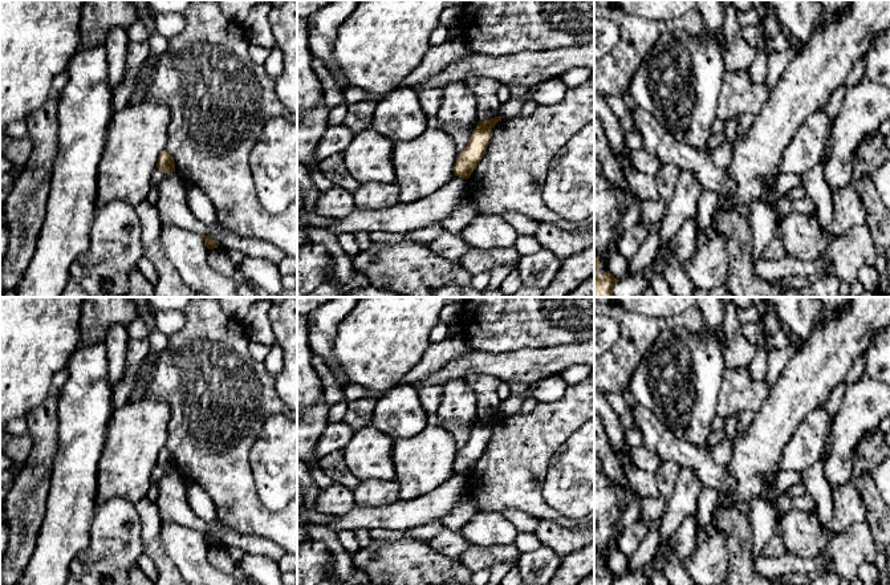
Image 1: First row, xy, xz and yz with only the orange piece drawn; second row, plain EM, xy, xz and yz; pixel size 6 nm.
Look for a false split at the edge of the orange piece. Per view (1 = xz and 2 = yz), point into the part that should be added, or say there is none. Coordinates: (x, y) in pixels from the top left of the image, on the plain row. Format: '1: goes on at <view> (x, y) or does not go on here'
1: does not go on here
2: does not go on here

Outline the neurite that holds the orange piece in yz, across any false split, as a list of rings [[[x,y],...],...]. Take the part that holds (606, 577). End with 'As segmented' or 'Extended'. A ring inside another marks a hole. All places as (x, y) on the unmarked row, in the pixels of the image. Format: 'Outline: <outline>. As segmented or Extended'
Outline: [[[594,554],[594,585],[613,585],[618,578],[609,568],[602,573],[597,572],[597,568],[601,565],[601,558],[598,554]]]. As segmented

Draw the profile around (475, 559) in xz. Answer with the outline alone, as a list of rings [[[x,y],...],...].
[[[515,544],[491,548],[472,545],[462,554],[459,562],[470,570],[476,572],[487,568],[491,569],[496,564],[517,562],[520,556],[521,552]]]

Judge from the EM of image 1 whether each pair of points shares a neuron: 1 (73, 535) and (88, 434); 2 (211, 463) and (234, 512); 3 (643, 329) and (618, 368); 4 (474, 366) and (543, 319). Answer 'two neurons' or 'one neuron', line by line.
1: one neuron
2: one neuron
3: one neuron
4: two neurons

